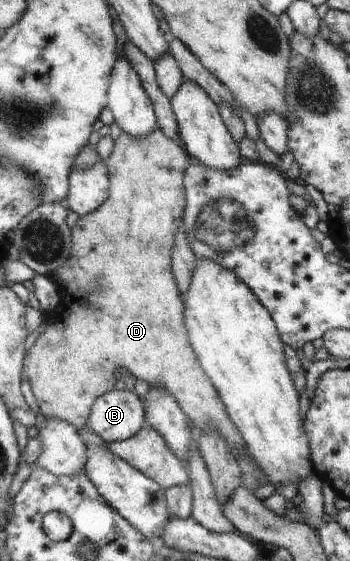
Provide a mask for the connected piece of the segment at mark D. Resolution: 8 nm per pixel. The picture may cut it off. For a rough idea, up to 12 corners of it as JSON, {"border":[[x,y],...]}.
{"border":[[122,131],[48,274],[27,394],[80,431],[116,368],[266,483],[189,341],[173,246],[190,156]]}

